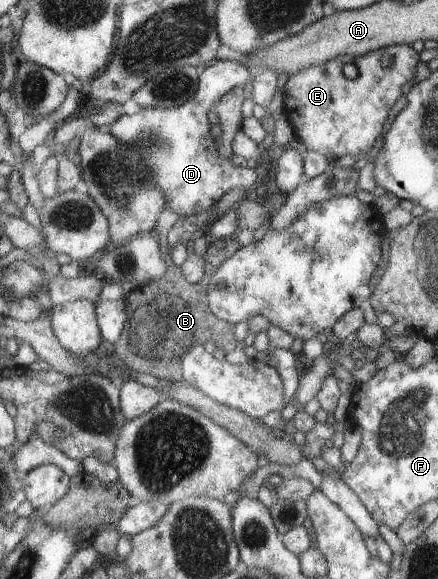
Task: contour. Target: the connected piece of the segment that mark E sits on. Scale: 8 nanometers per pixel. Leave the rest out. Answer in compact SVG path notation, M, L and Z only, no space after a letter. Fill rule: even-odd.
M392 45L378 50L372 50L364 56L338 56L324 64L304 68L289 76L283 86L283 114L292 126L293 137L304 144L307 151L319 152L325 159L336 161L341 156L355 156L370 150L374 140L382 134L382 126L390 106L396 102L405 88L413 81L419 54L410 45ZM381 58L388 58L389 63L383 66ZM344 64L352 64L356 68L356 76L348 79L342 74Z

